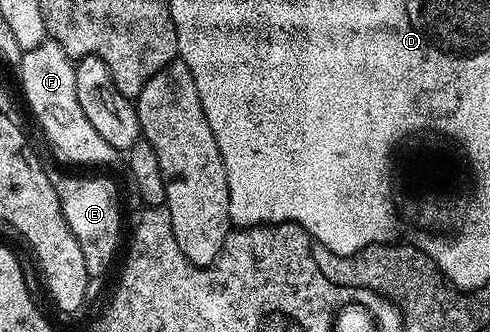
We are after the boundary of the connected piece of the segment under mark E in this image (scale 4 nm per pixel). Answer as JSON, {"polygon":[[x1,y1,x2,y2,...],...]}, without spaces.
{"polygon":[[52,164,46,165,48,179,60,198,60,208,72,234,79,241,90,279,106,274,121,242,121,212,116,184,103,176,65,174]]}

